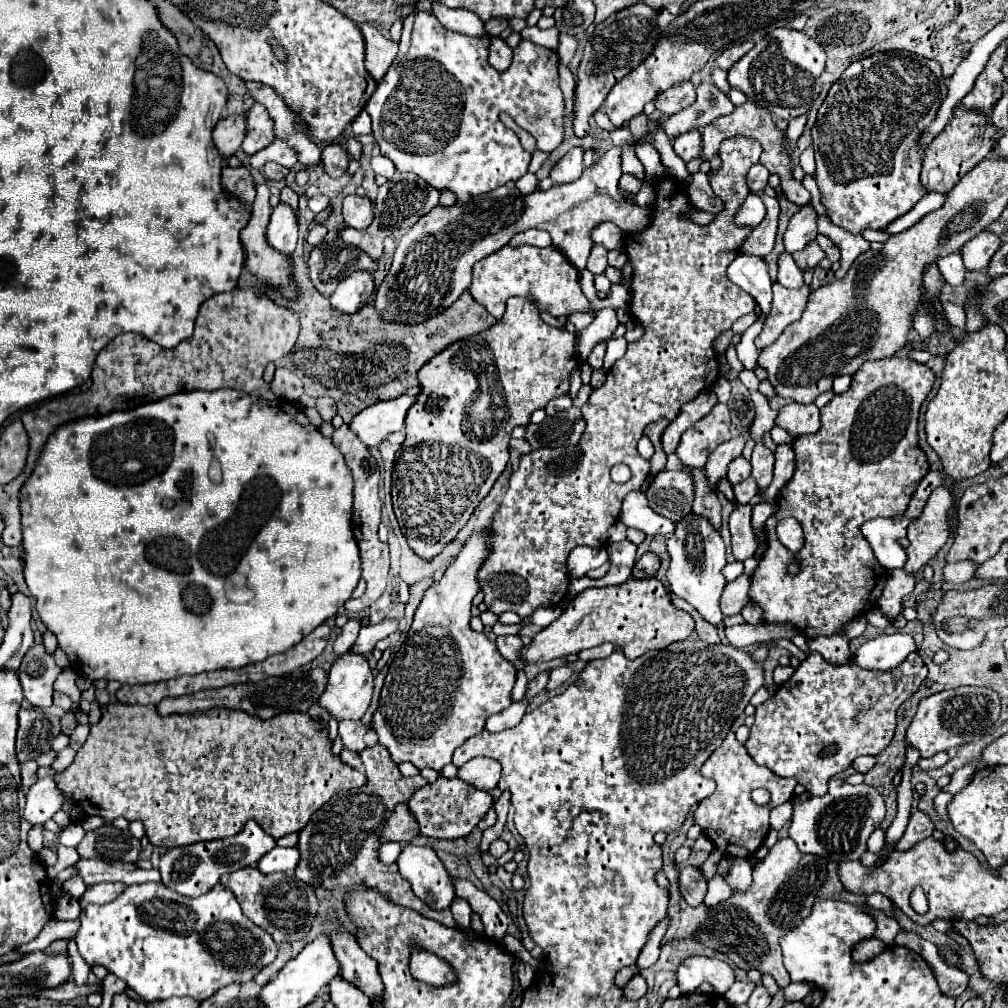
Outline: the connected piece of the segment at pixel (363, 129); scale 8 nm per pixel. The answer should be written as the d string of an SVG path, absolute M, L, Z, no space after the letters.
M361 111L355 117L355 121L351 123L351 129L353 129L355 135L367 135L367 133L371 133L371 119L369 119L367 111Z

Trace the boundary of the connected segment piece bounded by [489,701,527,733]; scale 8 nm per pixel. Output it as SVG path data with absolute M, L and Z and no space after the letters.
M523 701L519 703L513 703L509 709L493 715L489 721L491 721L491 733L499 733L499 731L505 731L505 729L511 729L515 725L519 725L521 717L525 715L525 709L527 705L523 705Z

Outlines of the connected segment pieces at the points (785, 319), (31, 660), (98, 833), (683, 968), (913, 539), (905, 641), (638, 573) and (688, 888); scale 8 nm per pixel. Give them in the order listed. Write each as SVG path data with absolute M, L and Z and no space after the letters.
M775 283L773 285L771 315L765 321L761 335L755 339L755 347L765 349L771 343L775 343L777 337L783 333L783 329L789 327L791 323L795 323L801 317L803 307L807 303L807 297L809 297L807 285L803 285L799 291L787 291L779 283Z
M33 645L17 671L25 699L33 707L49 709L53 705L53 683L61 669L55 665L53 655L45 653L43 645Z
M111 823L85 833L77 845L77 853L87 859L101 859L107 863L135 863L139 857L139 841L129 831L119 831Z
M687 957L677 969L677 985L682 994L694 993L703 981L711 983L717 995L725 995L735 983L735 973L725 961L717 957Z
M937 487L923 513L907 527L907 563L905 569L915 573L921 569L947 541L949 537L949 509L953 507L953 497L945 487Z
M905 633L879 635L857 649L855 663L863 669L887 671L903 663L905 657L913 651L917 651L917 645L911 635L905 635Z
M653 551L643 553L643 557L635 563L633 567L633 577L643 579L643 577L653 577L659 569L659 557Z
M685 867L679 873L679 887L681 887L681 895L683 899L691 905L697 907L703 903L703 897L707 893L707 883L701 877L697 867Z

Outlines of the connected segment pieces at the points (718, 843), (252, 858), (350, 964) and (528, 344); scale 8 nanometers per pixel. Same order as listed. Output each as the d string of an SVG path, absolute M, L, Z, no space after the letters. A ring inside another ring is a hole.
M729 731L721 747L705 761L705 765L701 767L701 775L707 779L715 779L717 789L711 797L703 799L697 805L693 813L695 825L699 825L705 831L707 839L711 839L713 845L725 857L749 857L749 855L753 857L769 833L771 809L783 805L793 797L793 787L797 785L795 779L777 777L771 769L753 763L745 747L735 739L733 731ZM753 789L767 789L771 793L771 801L767 805L753 803L751 799Z
M247 821L245 829L239 835L217 839L217 841L207 841L207 843L195 843L187 847L167 849L167 853L161 857L161 863L159 863L161 881L181 895L199 897L211 891L211 887L215 887L221 875L225 875L227 871L233 873L247 865L257 865L259 859L265 853L269 853L273 847L275 847L275 841L255 821Z
M343 929L331 931L331 941L335 957L341 963L343 979L363 991L371 999L371 1003L381 1003L383 981L379 979L375 961L359 947L355 937Z
M509 297L505 315L493 327L451 343L419 369L421 393L407 411L407 439L395 455L391 487L395 517L417 557L433 559L457 537L509 463L511 431L517 425L527 425L533 411L545 409L551 399L567 395L575 367L575 335L563 327L547 325L531 301Z

